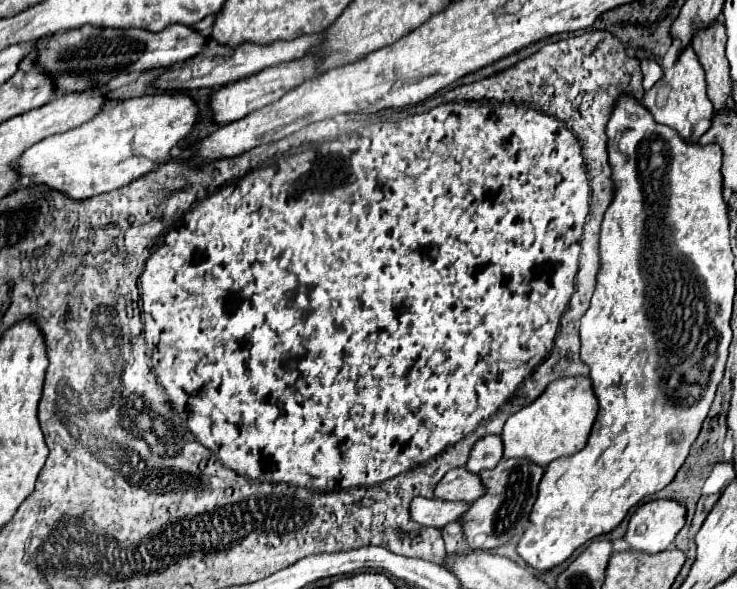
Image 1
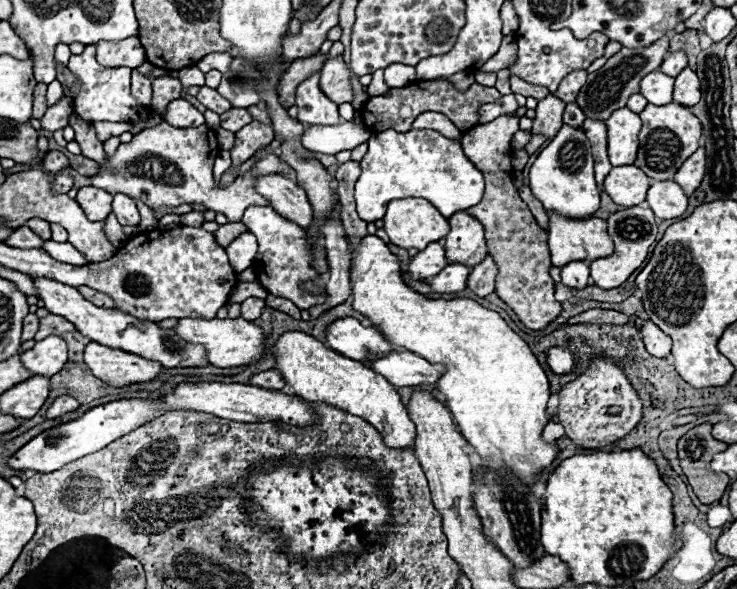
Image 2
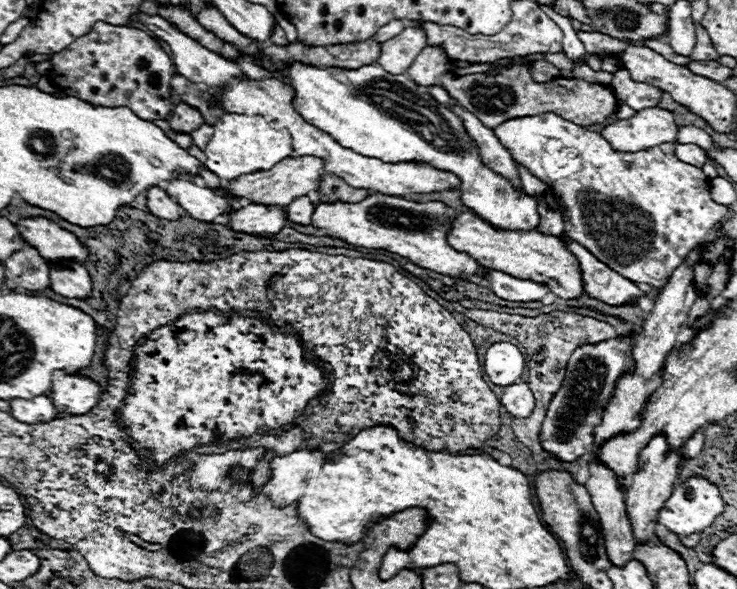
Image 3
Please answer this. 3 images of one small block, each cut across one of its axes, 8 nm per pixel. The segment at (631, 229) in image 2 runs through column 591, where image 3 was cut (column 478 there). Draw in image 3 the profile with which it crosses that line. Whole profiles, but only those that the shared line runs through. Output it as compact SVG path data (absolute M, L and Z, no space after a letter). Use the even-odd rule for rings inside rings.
M372 194L364 198L364 202L350 203L324 203L318 202L318 208L312 216L312 226L326 228L332 238L346 240L354 246L364 248L384 248L394 254L400 254L402 258L408 258L416 266L434 270L438 274L448 276L478 276L484 266L474 262L464 252L454 250L446 242L446 224L450 218L450 210L440 202L412 202L396 196L384 196L384 194Z

